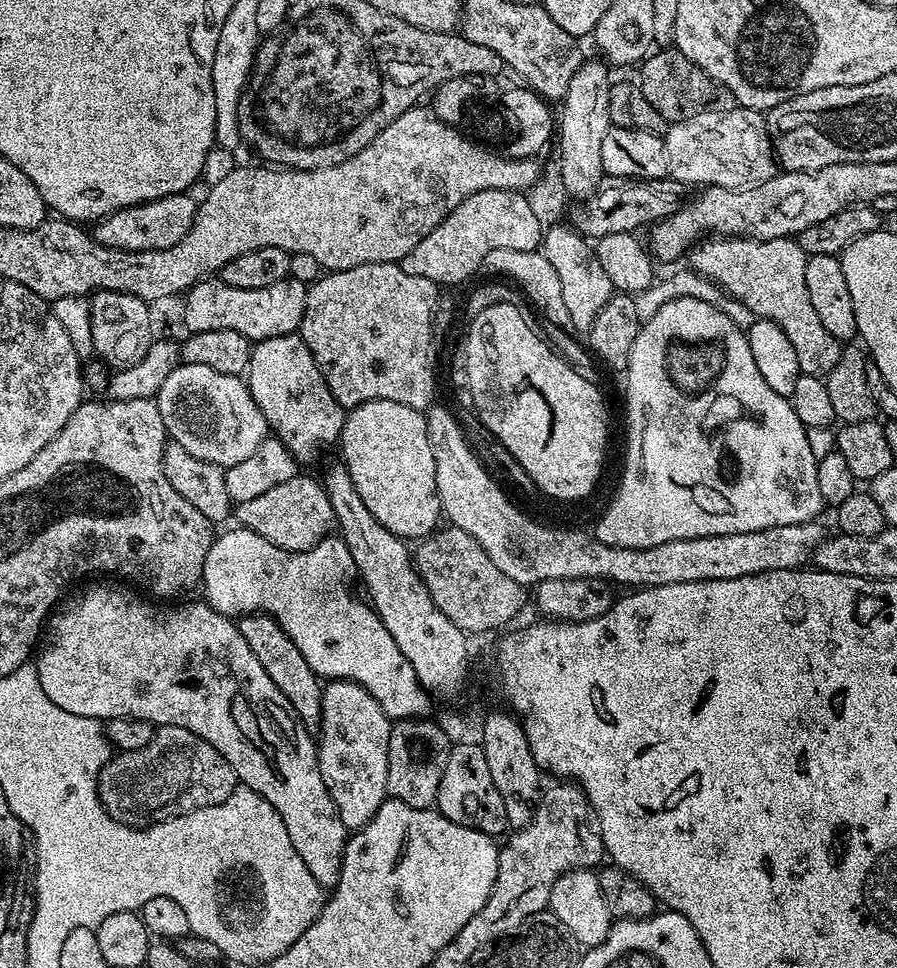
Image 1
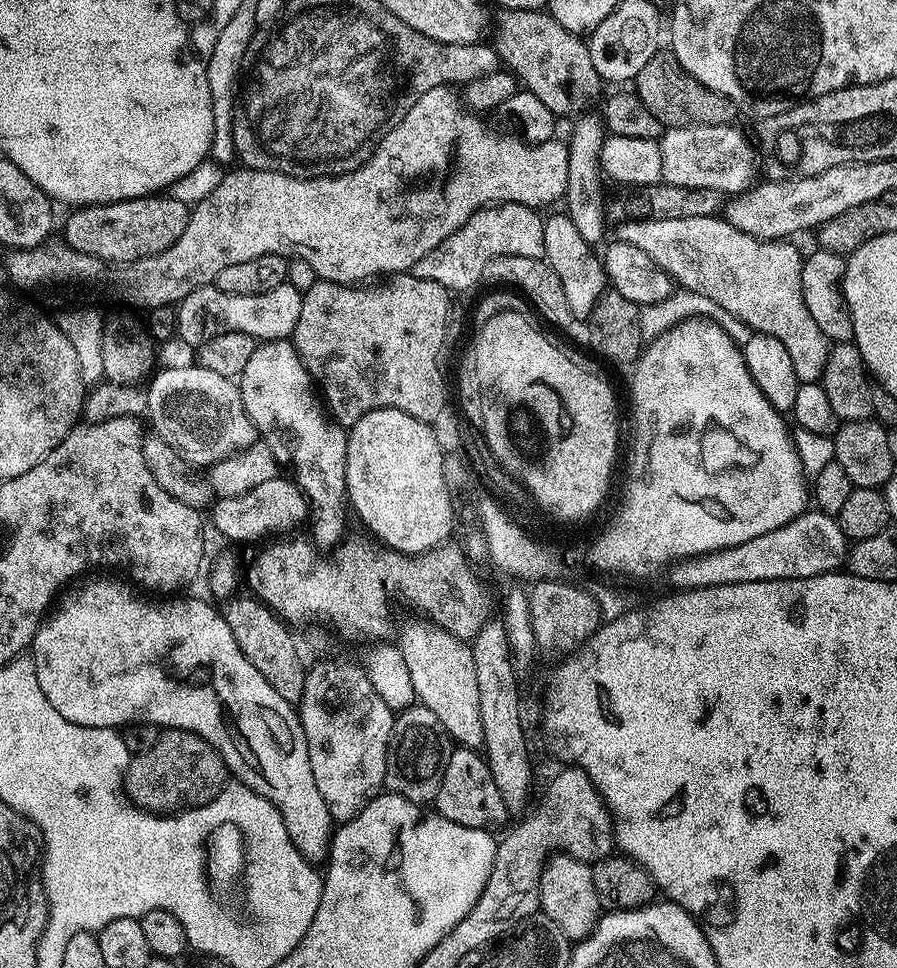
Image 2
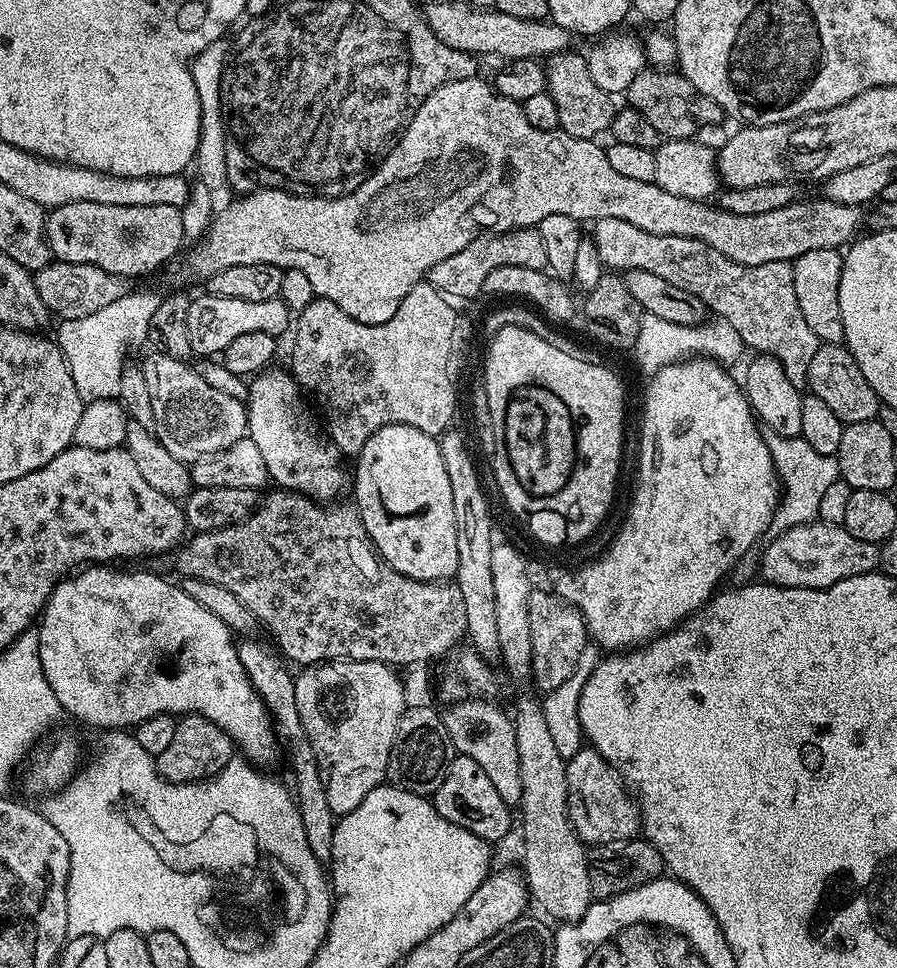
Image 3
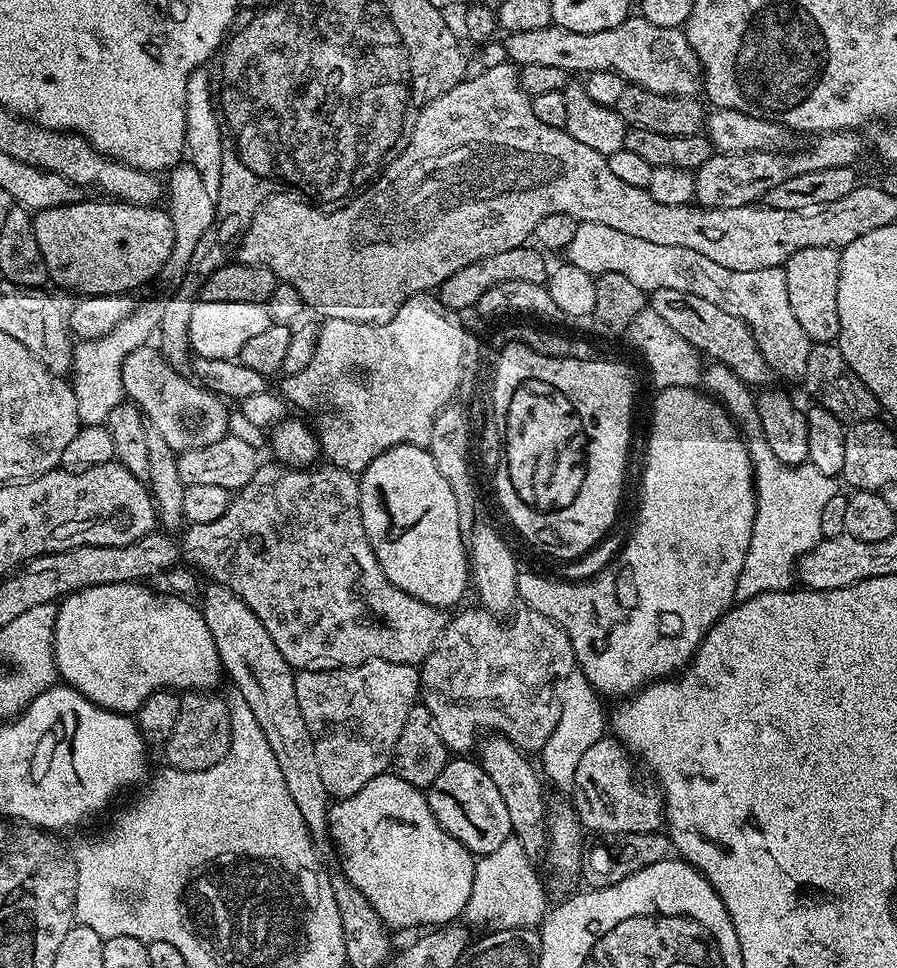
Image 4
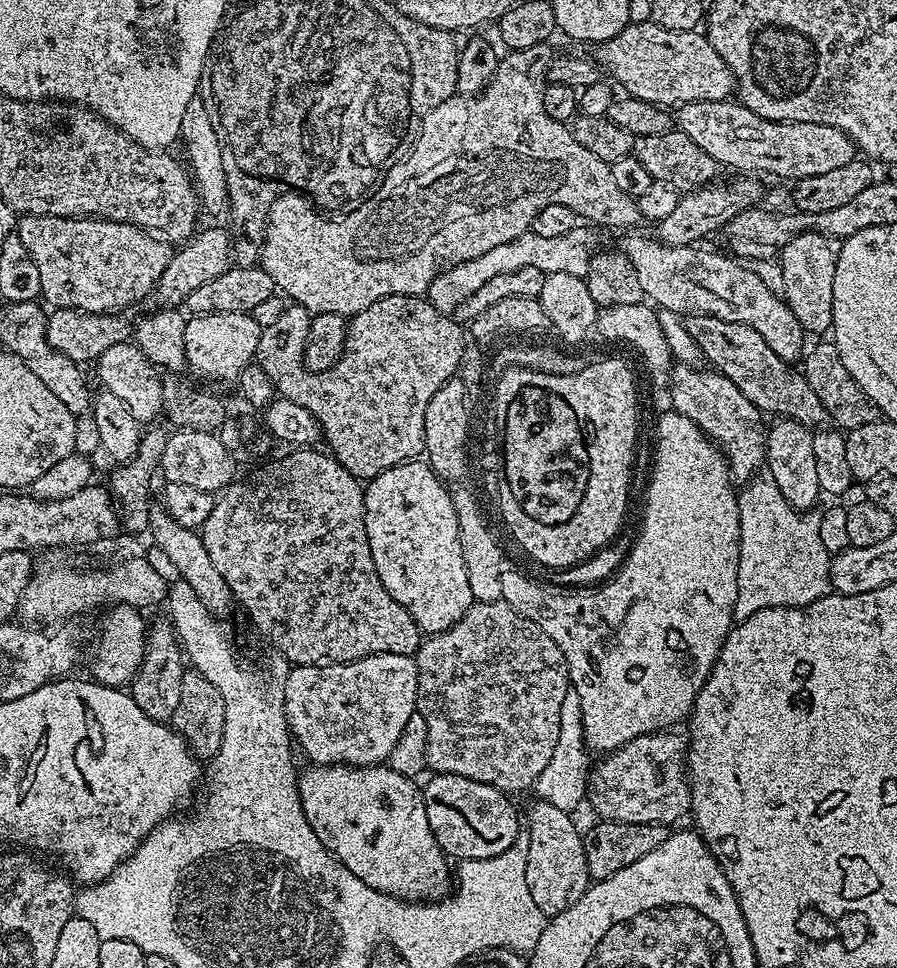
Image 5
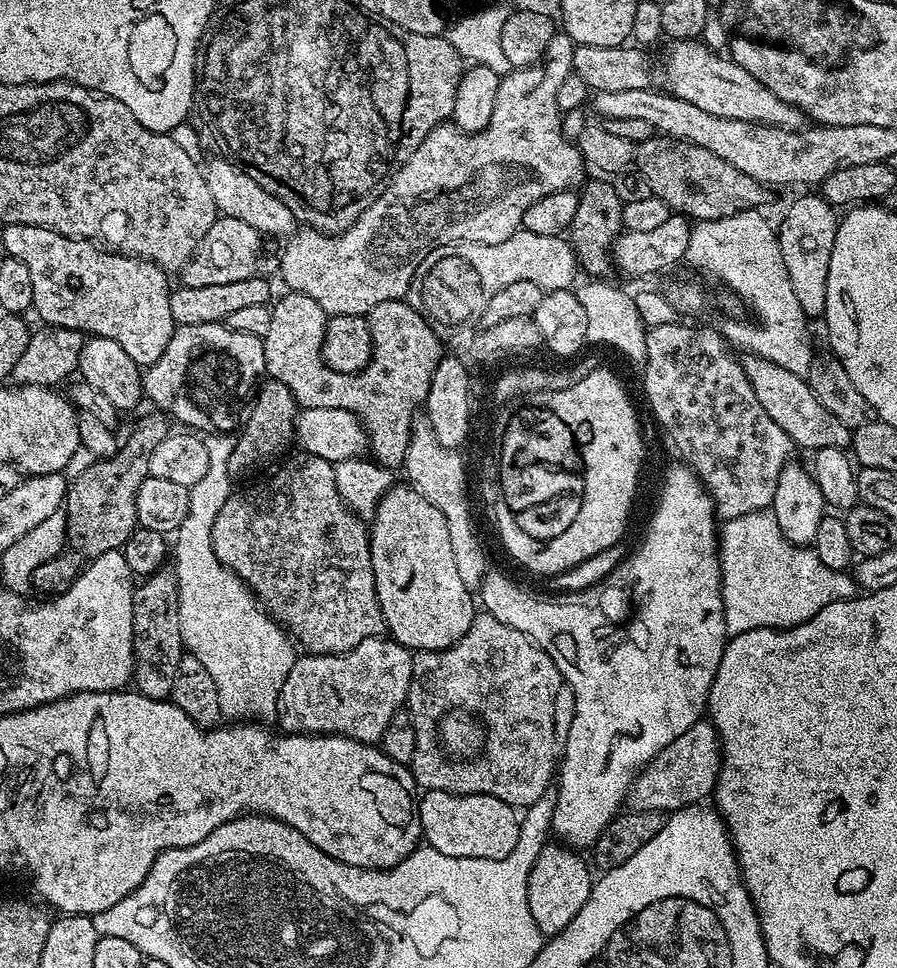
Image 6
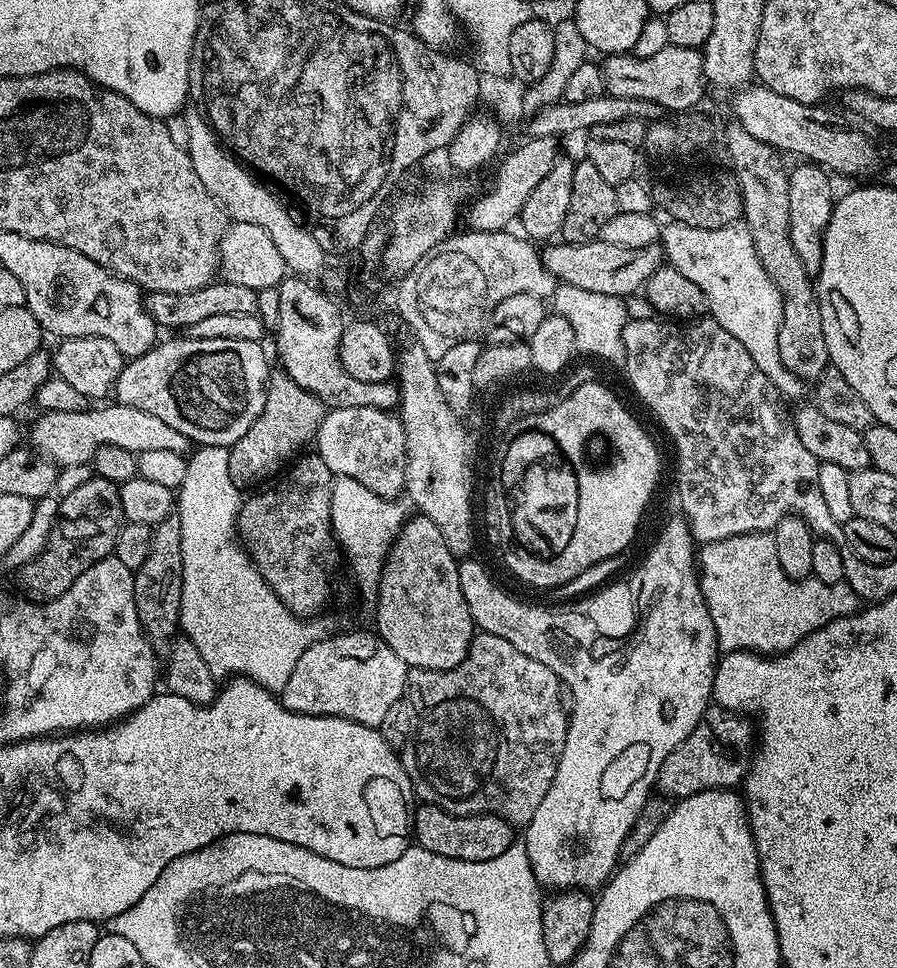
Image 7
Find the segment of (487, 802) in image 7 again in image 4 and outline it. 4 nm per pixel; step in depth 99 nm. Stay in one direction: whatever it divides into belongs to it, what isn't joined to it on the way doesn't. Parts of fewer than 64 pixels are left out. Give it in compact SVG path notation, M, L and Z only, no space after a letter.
M476 606L468 608L465 612L457 611L448 621L448 625L442 630L438 642L434 642L434 650L419 665L420 669L420 695L419 699L430 710L432 715L432 725L438 730L442 742L448 747L449 753L468 754L468 752L477 747L478 737L484 734L499 734L506 737L510 742L514 742L521 748L525 754L539 753L541 748L546 746L546 738L554 734L554 726L558 726L558 714L560 713L560 699L566 686L566 678L570 678L572 672L577 671L576 651L570 646L570 638L561 630L556 623L542 614L538 610L527 606L520 606L511 613L509 624L503 624L505 621L499 616L493 616L491 612L485 612L483 608Z

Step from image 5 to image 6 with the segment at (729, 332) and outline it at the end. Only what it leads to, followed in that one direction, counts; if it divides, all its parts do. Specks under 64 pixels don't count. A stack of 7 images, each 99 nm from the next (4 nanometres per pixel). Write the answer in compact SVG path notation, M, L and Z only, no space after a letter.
M745 355L742 363L744 373L748 376L754 388L754 394L758 394L758 402L762 402L762 410L766 410L766 414L770 414L770 418L774 418L774 422L778 422L778 426L782 426L782 430L786 430L786 434L792 439L793 445L797 449L847 449L851 445L852 429L842 426L842 422L838 422L838 418L834 418L834 414L830 414L830 410L826 410L822 406L822 402L818 402L818 398L814 398L814 390L810 390L805 377L798 374L790 374L790 370L782 370L782 366L774 366L774 362L770 362L761 356Z

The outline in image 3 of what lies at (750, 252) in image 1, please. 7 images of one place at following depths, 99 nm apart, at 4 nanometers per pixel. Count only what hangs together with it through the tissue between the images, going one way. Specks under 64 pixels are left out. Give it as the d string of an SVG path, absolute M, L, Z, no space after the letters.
M602 218L595 221L591 228L592 245L596 247L598 258L604 263L605 269L650 270L650 274L658 274L658 278L666 278L666 282L686 290L686 294L702 298L709 313L730 322L730 326L738 330L745 349L778 358L778 362L782 362L782 370L786 370L786 378L790 378L790 382L794 382L796 388L807 389L810 362L819 350L821 342L814 330L810 330L808 323L802 319L802 310L798 306L797 296L794 295L794 274L789 261L766 262L762 266L744 268L730 258L718 254L718 250L706 246L706 242L681 236L650 234L646 230L638 230L638 226L630 226L630 222L622 222L622 218Z

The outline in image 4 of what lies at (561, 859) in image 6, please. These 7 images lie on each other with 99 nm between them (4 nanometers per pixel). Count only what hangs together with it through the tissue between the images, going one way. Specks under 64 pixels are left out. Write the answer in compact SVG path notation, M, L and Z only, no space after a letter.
M488 734L479 741L478 763L486 774L490 774L498 794L502 794L502 802L506 802L506 810L510 814L512 836L522 842L522 850L531 858L543 857L548 846L548 806L544 800L545 781L538 771L537 765L532 764L529 757L514 742L499 734Z

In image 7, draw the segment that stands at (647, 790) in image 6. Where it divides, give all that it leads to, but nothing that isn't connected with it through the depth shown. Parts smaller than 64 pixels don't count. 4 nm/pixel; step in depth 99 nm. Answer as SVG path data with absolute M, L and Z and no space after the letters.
M710 706L702 714L698 726L662 762L656 779L656 788L665 797L685 800L706 790L715 788L735 789L748 775L754 751L754 724L739 712L731 712L719 706Z

